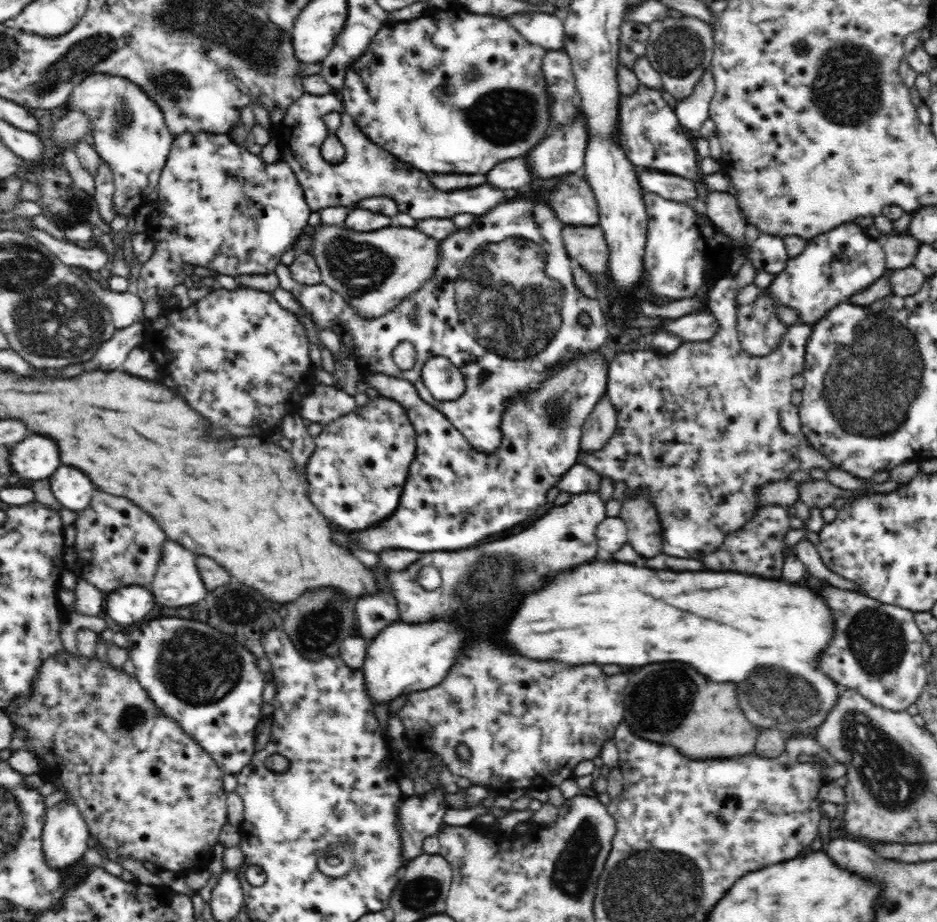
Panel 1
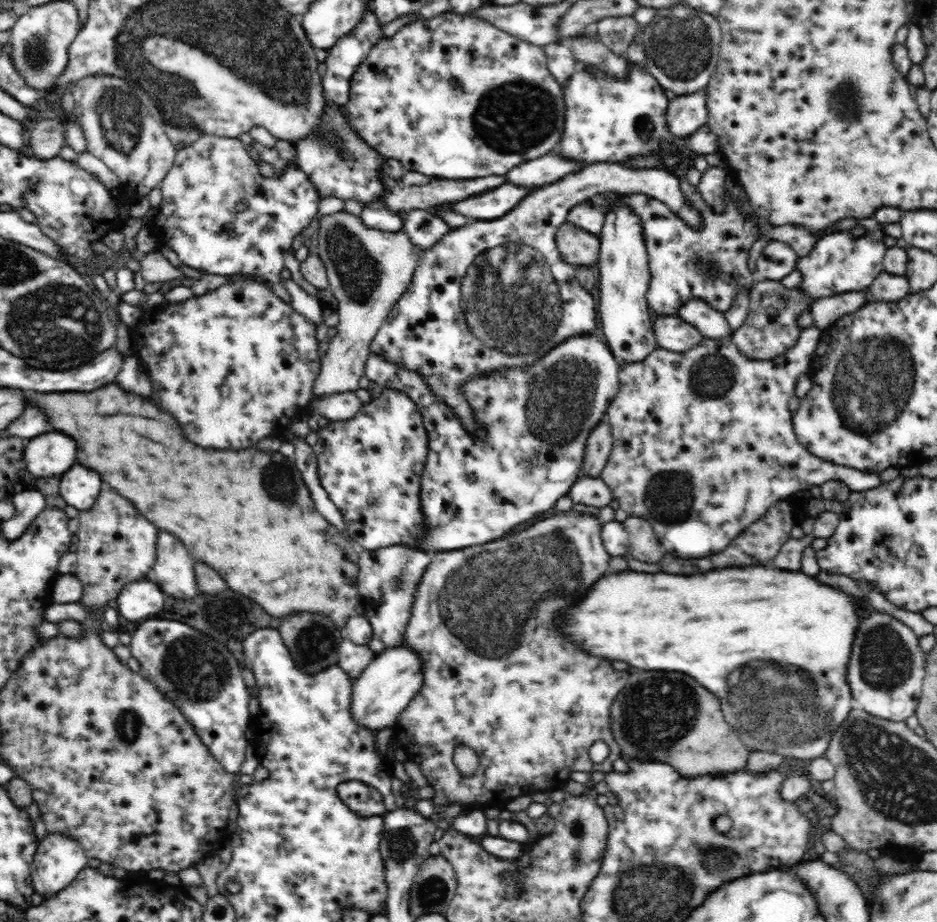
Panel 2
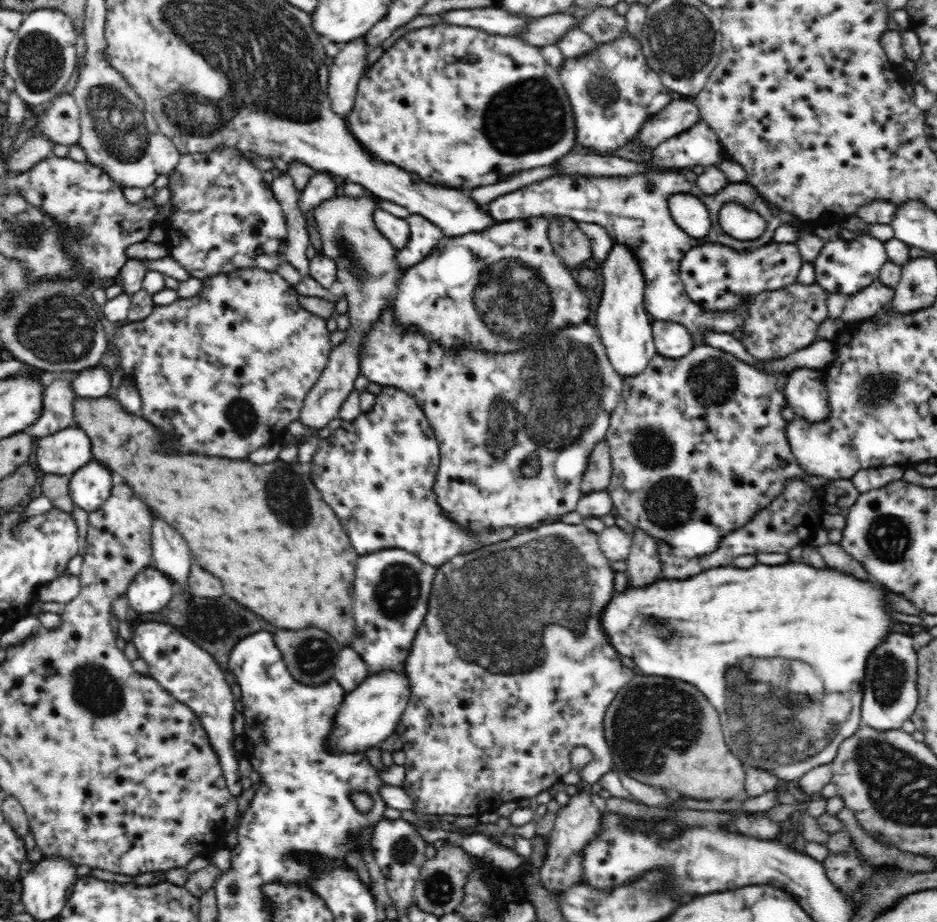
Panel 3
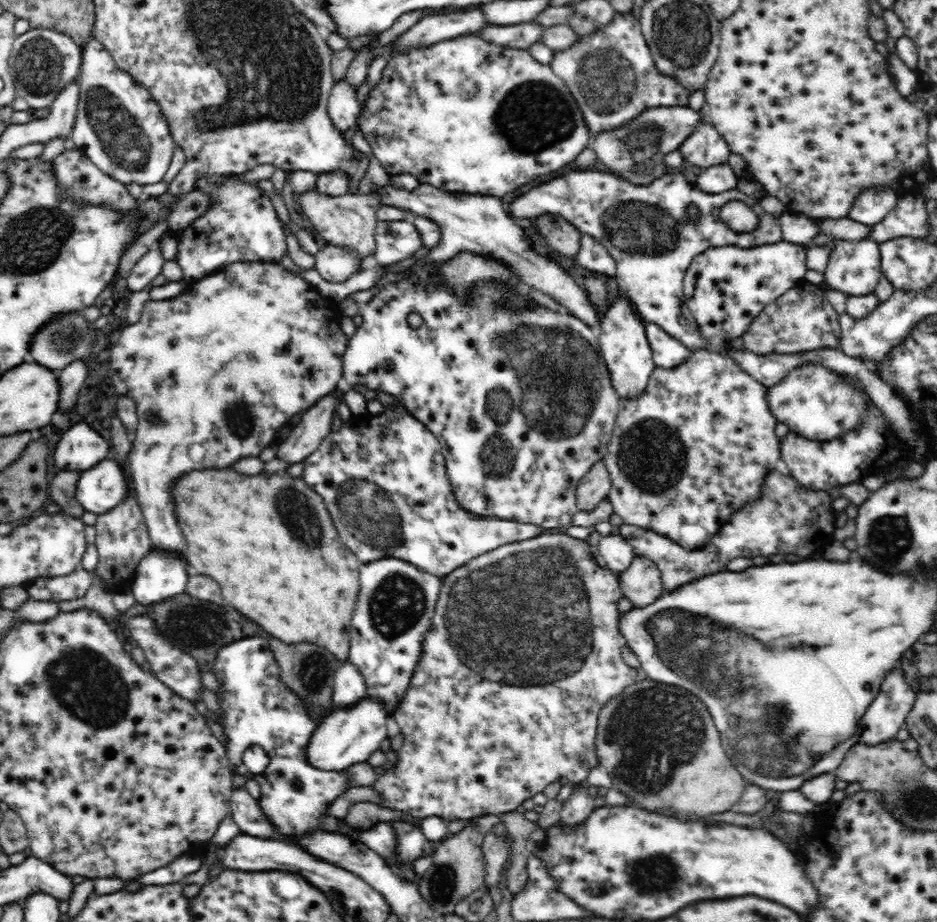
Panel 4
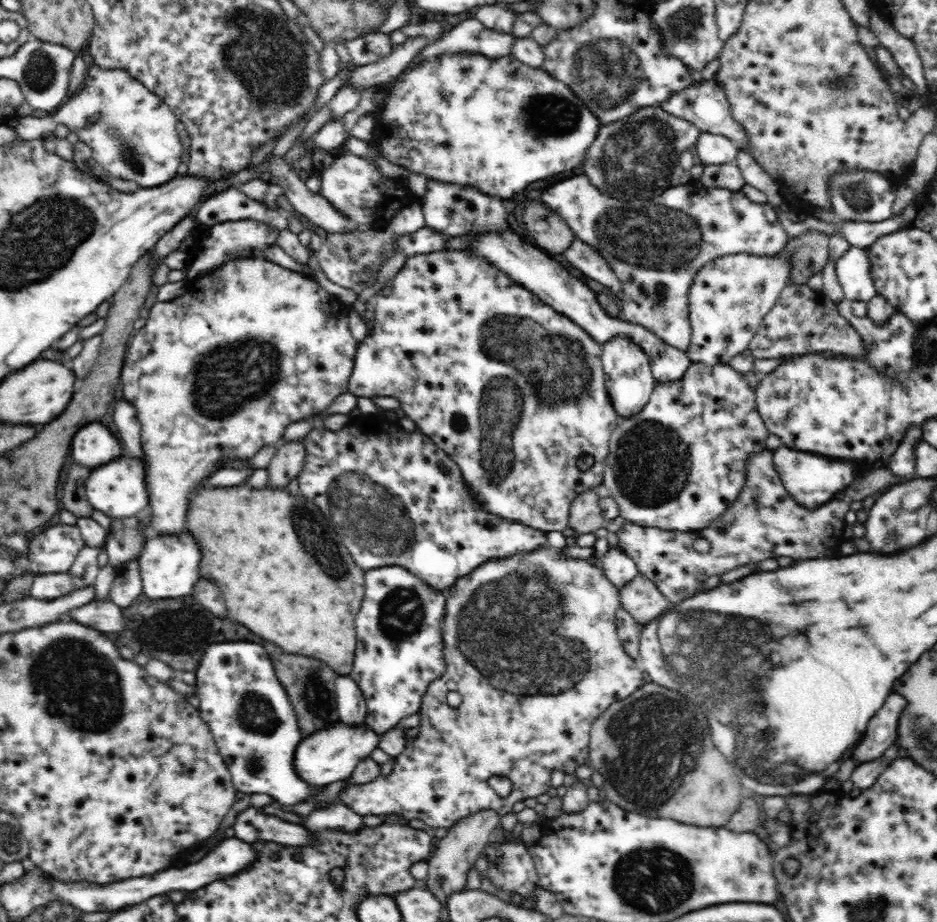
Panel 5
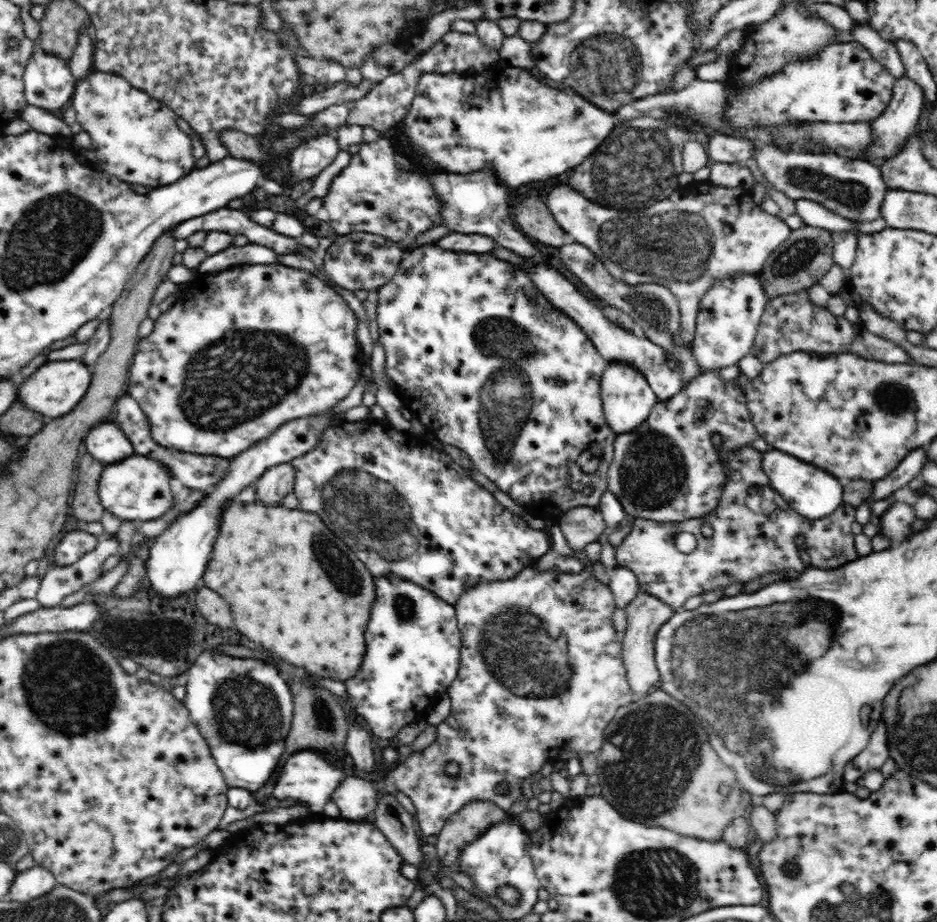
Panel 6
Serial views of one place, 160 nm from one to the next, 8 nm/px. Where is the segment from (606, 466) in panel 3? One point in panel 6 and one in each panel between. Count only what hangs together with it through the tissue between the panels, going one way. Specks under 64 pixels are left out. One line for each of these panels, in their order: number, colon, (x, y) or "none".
4: (594, 486)
5: (585, 516)
6: (582, 525)

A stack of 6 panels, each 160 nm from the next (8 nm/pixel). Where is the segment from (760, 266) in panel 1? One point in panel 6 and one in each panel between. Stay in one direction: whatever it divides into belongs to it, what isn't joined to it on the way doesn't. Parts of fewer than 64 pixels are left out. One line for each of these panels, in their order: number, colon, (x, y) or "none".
2: (778, 260)
3: (712, 274)
4: (725, 288)
5: (730, 296)
6: (730, 313)

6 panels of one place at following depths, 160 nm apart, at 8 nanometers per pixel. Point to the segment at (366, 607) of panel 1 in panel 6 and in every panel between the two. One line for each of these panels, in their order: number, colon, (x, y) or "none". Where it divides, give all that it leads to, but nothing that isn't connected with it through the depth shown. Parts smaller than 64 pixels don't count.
2: (387, 578)
3: (391, 591)
4: (397, 601)
5: (400, 650)
6: (413, 654)

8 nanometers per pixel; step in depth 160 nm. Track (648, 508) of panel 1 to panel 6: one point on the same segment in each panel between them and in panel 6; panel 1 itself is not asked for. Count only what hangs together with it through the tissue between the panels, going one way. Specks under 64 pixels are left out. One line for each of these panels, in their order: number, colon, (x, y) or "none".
2: (644, 546)
3: (643, 565)
4: (641, 583)
5: (641, 597)
6: (645, 614)

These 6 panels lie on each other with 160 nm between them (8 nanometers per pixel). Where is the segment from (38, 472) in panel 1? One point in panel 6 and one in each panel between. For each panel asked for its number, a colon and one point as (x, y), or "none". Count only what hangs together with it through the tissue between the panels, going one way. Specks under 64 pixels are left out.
2: (51, 455)
3: (63, 453)
4: (80, 448)
5: (93, 445)
6: (106, 443)

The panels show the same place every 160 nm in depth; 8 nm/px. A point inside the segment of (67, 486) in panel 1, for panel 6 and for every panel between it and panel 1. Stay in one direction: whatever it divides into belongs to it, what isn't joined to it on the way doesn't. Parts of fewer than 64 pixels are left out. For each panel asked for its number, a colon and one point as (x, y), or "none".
2: (79, 487)
3: (89, 486)
4: (100, 488)
5: (118, 489)
6: (137, 489)

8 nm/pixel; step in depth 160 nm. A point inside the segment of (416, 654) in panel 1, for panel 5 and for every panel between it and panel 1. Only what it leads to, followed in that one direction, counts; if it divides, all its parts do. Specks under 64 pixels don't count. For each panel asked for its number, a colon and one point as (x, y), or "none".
2: (387, 685)
3: (369, 714)
4: (348, 736)
5: (330, 755)

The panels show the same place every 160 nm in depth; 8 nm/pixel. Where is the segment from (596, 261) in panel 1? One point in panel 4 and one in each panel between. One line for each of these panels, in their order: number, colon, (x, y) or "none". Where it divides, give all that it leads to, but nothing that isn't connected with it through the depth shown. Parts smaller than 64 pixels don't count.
2: (578, 247)
3: (570, 244)
4: (563, 237)

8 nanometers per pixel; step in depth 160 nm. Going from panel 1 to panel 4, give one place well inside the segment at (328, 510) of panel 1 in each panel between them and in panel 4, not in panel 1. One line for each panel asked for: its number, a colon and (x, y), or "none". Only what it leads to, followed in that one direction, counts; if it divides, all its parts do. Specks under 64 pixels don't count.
2: (370, 466)
3: (377, 473)
4: (410, 507)

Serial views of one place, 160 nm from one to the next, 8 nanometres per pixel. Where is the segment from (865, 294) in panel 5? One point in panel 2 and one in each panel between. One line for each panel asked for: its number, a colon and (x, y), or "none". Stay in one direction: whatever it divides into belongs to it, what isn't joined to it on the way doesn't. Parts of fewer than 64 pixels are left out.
2: (839, 263)
3: (844, 266)
4: (854, 268)

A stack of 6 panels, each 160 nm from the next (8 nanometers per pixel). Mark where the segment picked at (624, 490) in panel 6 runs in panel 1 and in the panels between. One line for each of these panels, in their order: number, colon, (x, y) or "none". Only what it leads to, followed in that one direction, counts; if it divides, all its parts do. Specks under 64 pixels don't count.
1: (700, 429)
2: (703, 444)
3: (698, 445)
4: (697, 445)
5: (680, 462)

